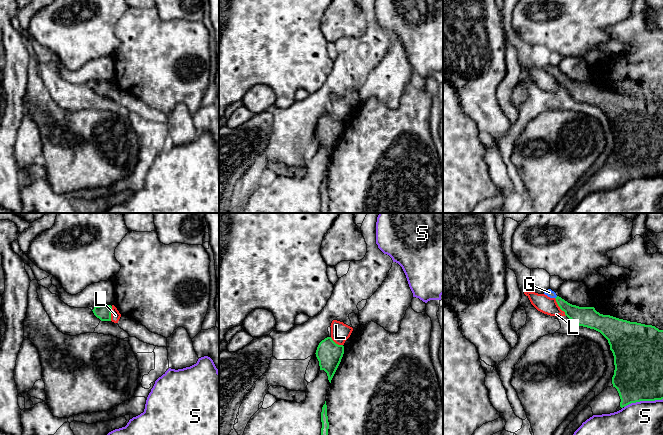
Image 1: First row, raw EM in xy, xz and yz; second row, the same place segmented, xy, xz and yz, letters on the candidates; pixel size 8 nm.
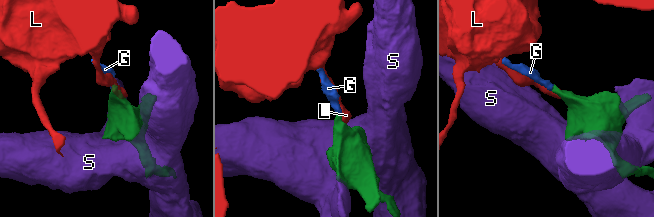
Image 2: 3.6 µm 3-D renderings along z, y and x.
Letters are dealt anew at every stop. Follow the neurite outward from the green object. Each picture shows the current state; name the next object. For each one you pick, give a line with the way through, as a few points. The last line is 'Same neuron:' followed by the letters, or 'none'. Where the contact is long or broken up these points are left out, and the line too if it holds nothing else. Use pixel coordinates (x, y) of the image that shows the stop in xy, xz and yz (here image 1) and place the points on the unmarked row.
G: way yz (580, 92), (572, 88), (556, 73), (549, 68)
Same neuron: G

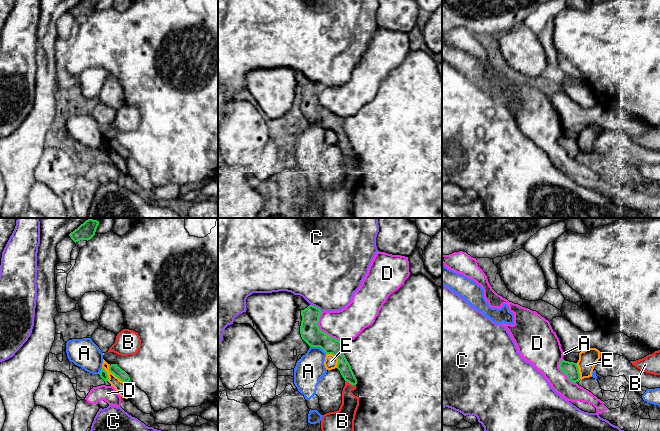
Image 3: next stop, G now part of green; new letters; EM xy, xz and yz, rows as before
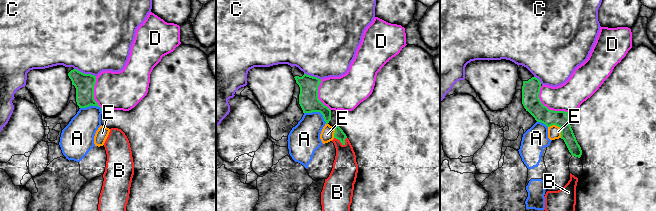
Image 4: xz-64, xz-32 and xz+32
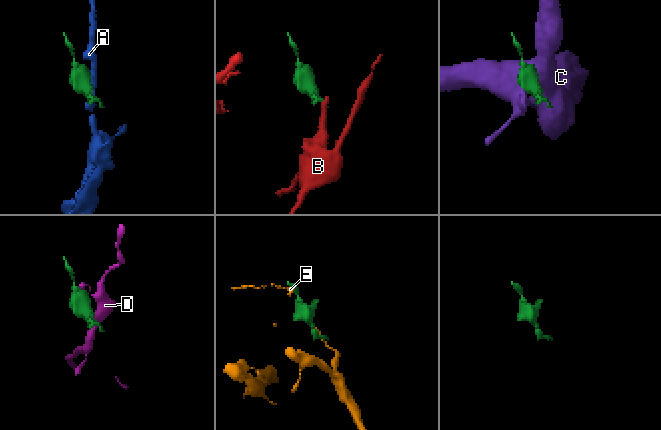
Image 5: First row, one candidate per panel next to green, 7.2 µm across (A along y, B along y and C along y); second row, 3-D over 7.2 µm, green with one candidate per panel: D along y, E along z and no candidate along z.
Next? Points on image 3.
Same neuron: none

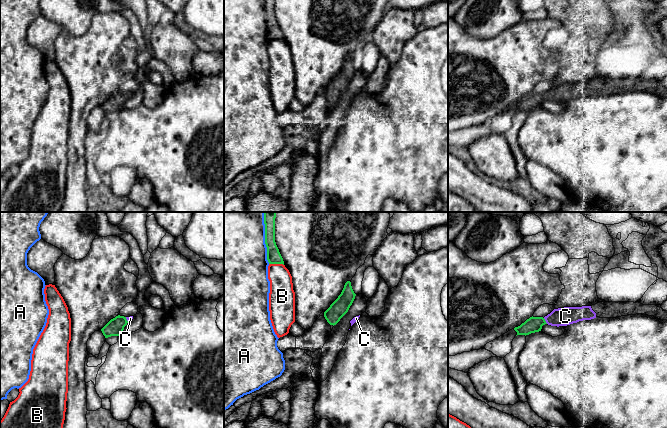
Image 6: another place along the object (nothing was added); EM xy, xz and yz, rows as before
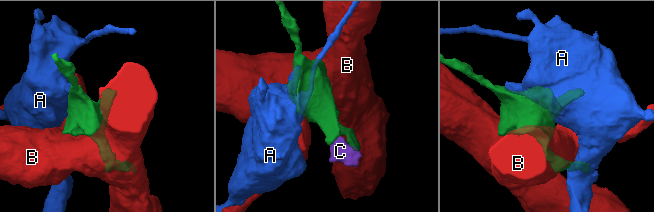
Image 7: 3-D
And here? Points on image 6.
C: way yz (534, 100), (545, 97), (565, 92)
Same neuron: C

